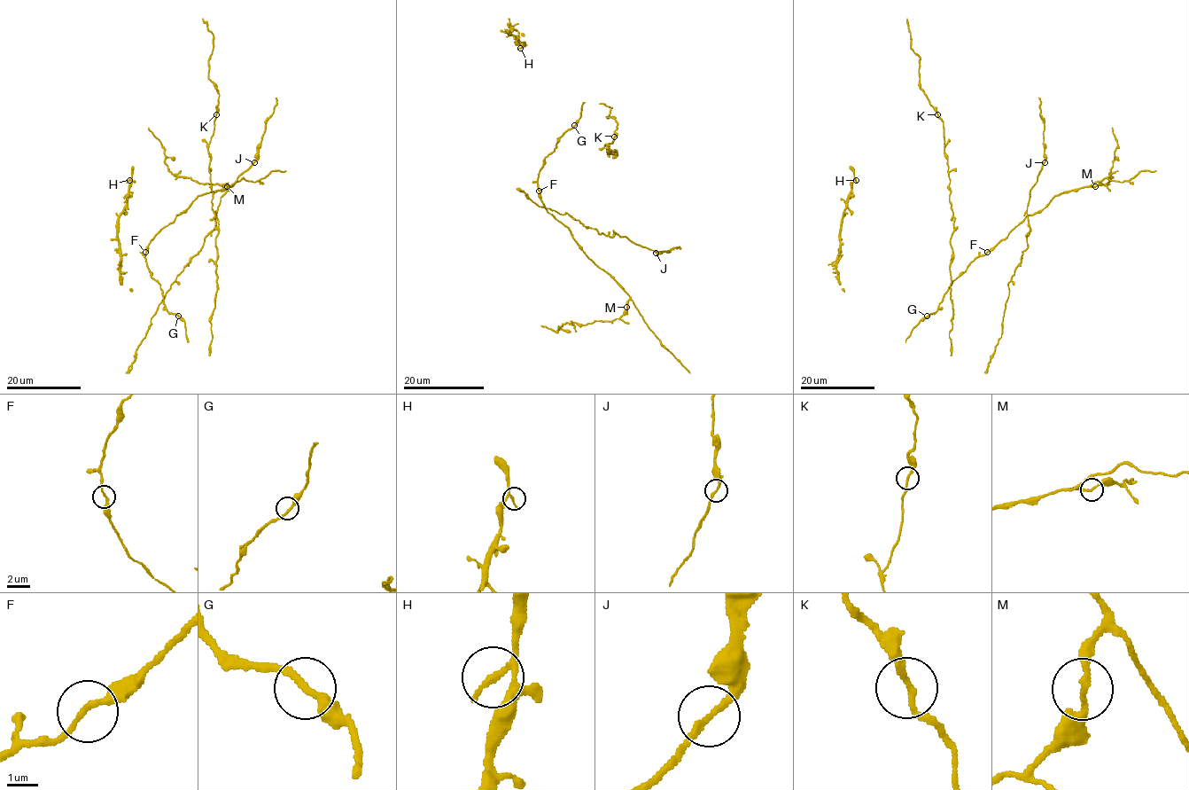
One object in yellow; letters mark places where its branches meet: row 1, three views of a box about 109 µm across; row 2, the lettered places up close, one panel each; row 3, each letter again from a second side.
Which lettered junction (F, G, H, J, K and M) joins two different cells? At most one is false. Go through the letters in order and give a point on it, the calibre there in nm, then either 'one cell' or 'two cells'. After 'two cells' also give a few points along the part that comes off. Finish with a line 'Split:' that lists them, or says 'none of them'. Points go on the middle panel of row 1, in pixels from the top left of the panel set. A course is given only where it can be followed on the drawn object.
F: at (539, 191); 200 nm thick; one cell
G: at (574, 125); 200 nm thick; one cell
H: at (520, 48); 170 nm thick; one cell
J: at (656, 253); 180 nm thick; one cell
K: at (614, 136); 190 nm thick; one cell
M: at (626, 307); 190 nm thick; two cells; foreign part runs (626, 307), (618, 318), (611, 321), (595, 321), (586, 325), (568, 323), (555, 331), (541, 325)
Split: M

